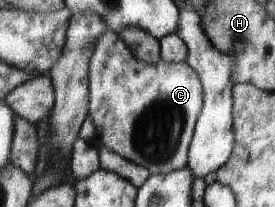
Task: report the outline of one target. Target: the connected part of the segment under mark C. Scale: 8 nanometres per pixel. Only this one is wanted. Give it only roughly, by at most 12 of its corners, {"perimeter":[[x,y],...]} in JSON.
{"perimeter":[[105,31],[88,62],[96,149],[182,169],[203,108],[187,63]]}

